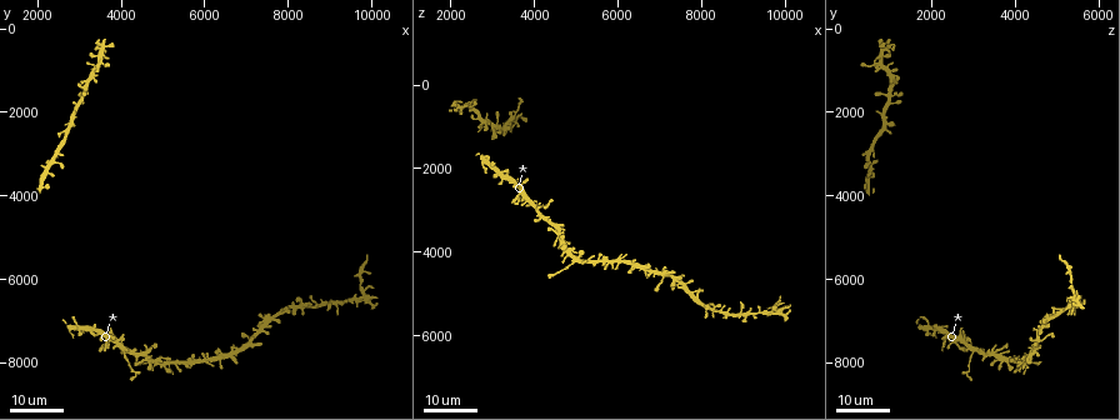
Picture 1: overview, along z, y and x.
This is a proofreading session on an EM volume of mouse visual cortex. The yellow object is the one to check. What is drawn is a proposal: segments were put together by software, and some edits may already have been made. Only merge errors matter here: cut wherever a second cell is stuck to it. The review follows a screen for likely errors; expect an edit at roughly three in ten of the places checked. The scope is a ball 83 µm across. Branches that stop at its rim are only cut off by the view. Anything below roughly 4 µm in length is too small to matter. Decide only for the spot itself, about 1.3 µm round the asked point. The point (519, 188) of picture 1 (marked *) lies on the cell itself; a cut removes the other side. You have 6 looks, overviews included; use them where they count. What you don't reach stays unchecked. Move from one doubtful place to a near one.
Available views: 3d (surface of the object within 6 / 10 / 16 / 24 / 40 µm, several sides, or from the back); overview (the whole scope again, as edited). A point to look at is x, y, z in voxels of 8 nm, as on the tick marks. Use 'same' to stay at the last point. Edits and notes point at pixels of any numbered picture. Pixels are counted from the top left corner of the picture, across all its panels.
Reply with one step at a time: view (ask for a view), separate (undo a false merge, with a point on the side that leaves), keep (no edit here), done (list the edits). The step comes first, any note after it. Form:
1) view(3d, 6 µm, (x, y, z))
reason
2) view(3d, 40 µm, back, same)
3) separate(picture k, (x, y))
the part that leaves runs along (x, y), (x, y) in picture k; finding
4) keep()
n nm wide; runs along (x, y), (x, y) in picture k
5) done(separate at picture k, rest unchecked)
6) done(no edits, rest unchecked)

view(3d, 24 µm, (4050, 7700, 3000))
four arms meet

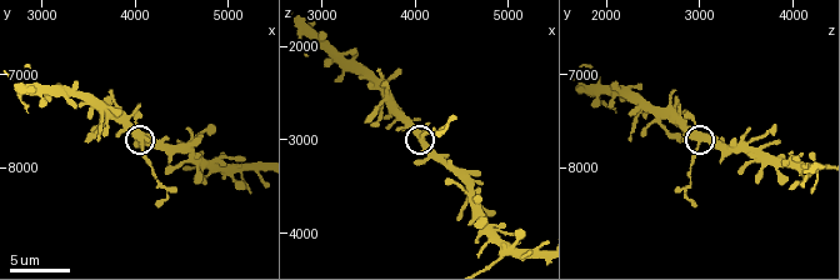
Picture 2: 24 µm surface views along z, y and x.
view(3d, 6 µm, (4100, 7700, 3000))

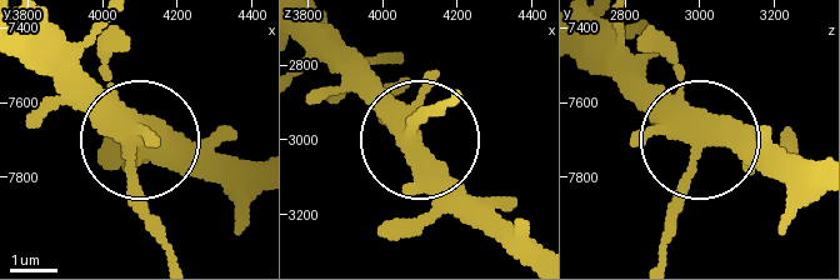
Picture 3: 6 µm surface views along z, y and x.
separate(picture 3, (153, 234))
4 arms; a second cell is stuck on

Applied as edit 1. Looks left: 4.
view(3d, 16 µm, (5000, 8050, 4200))
four or more arms meet

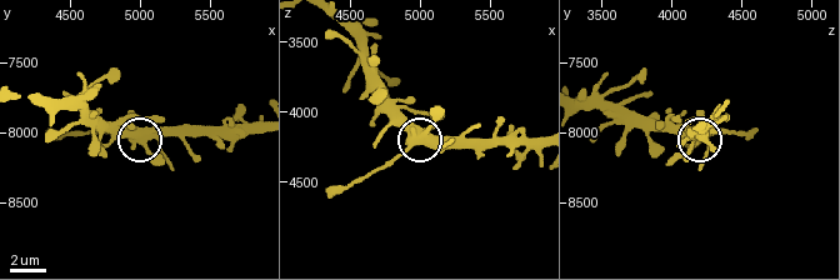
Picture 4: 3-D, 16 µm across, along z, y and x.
view(3d, 6 µm, (4980, 8040, 4200))

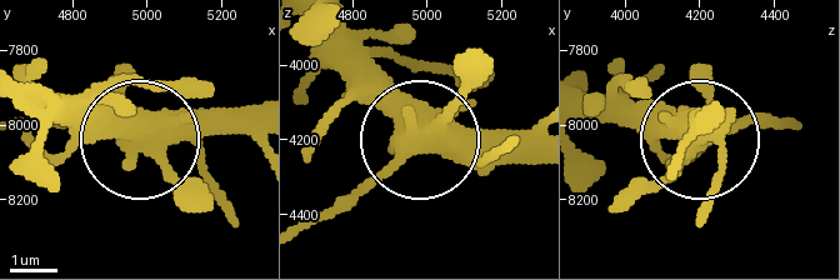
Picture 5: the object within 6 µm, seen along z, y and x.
separate(picture 5, (336, 210))
side arm 6 µm; the part that leaves runs along (389, 165), (310, 216) in picture 5; two cells meet here

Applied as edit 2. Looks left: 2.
done(separate at picture 3, separate at picture 5, rest unchecked)

